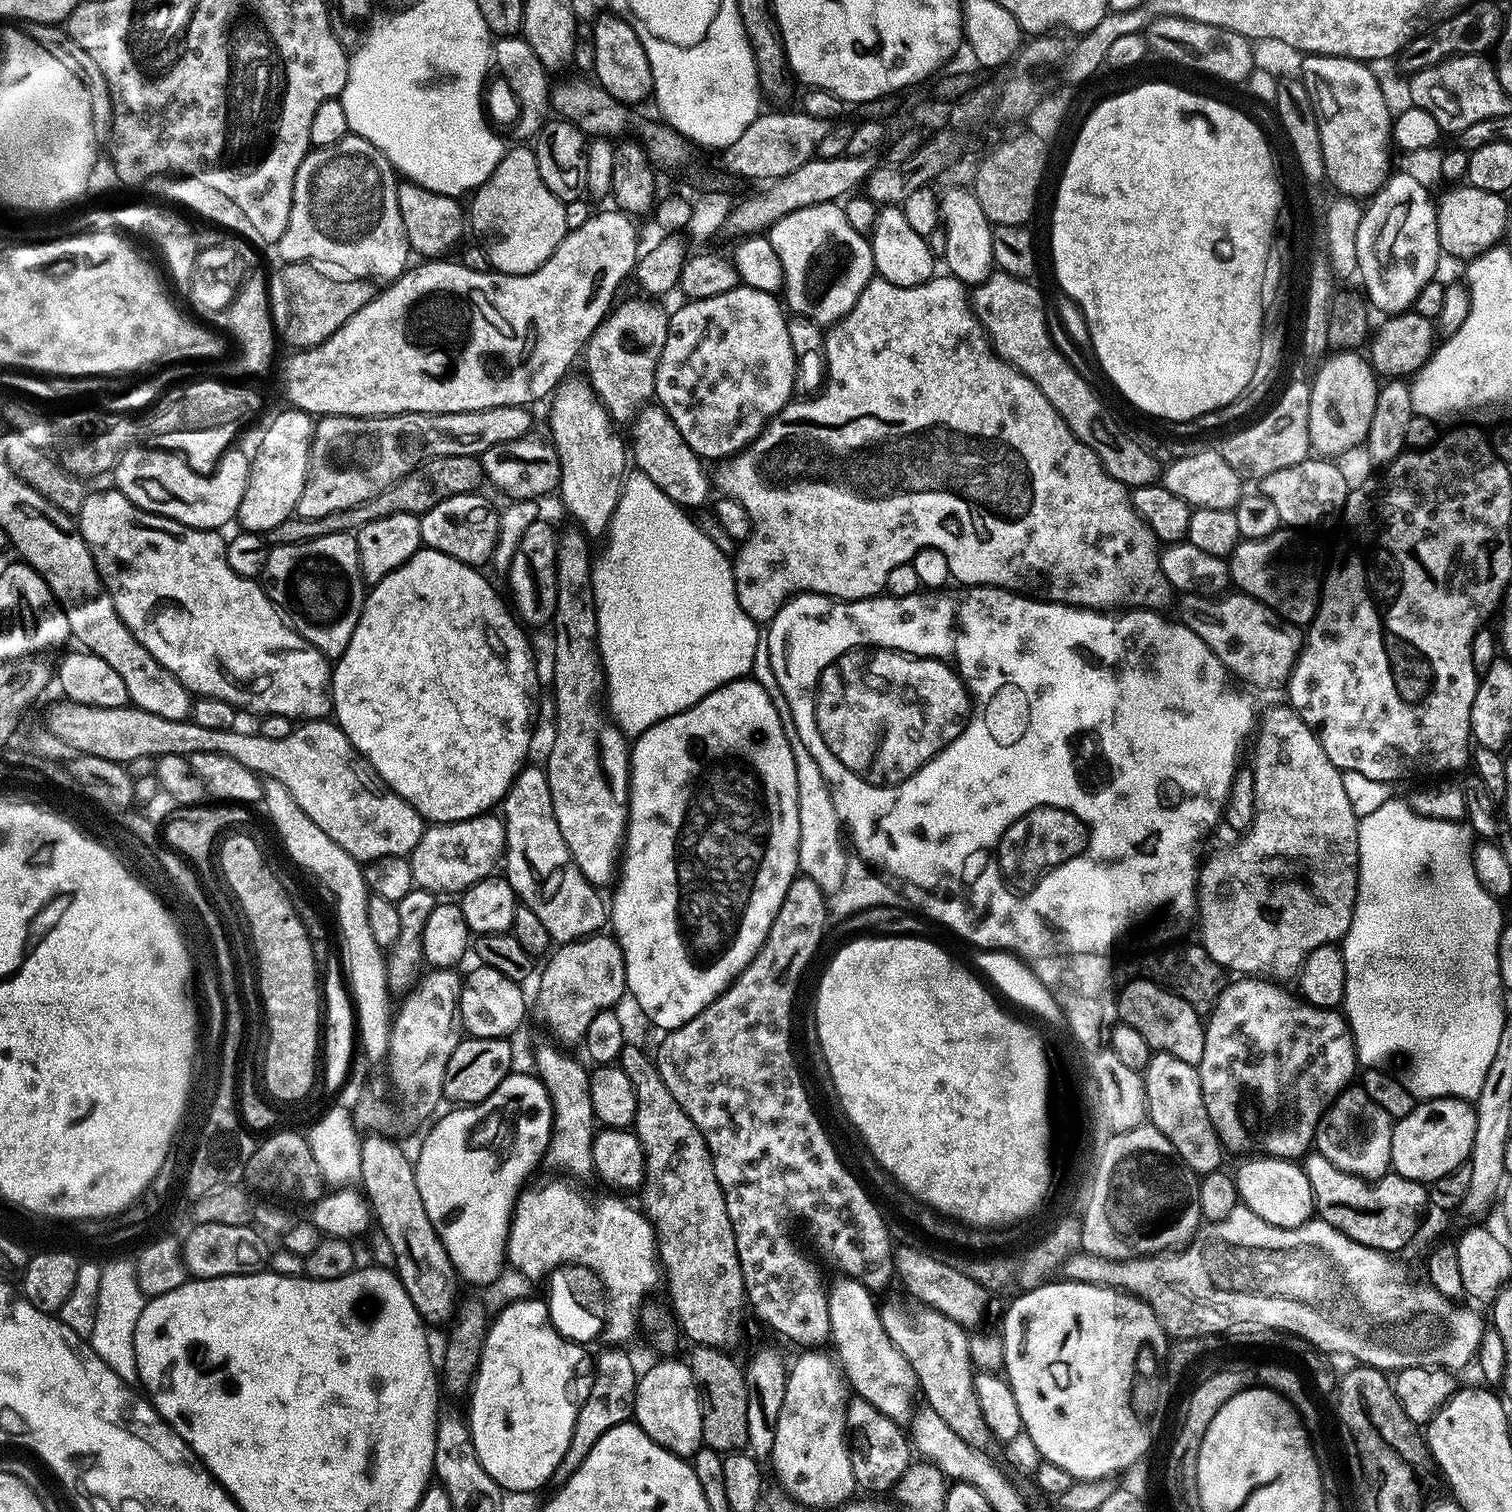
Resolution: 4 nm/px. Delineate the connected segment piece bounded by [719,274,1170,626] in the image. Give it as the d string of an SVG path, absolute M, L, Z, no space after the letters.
M951 274L940 275L933 275L931 280L918 286L894 286L894 282L886 282L879 278L872 279L866 286L866 290L862 290L858 302L854 302L852 309L842 319L836 321L835 324L827 329L824 338L826 383L819 395L815 398L800 398L795 402L789 402L777 416L773 416L768 421L767 426L762 429L760 435L752 441L749 447L745 448L742 452L737 452L735 456L731 457L721 467L725 468L720 472L721 489L719 491L723 495L737 500L746 510L746 514L750 514L750 522L752 523L750 538L743 541L742 544L744 552L738 553L732 560L732 573L734 574L734 582L736 583L738 606L742 606L742 610L746 610L746 614L751 620L756 621L757 625L764 626L776 617L780 607L793 594L816 592L819 596L831 596L834 600L871 600L873 596L879 596L885 591L886 578L890 574L890 570L894 570L894 566L902 566L911 562L914 554L918 554L918 550L933 548L934 550L942 550L942 554L946 554L946 562L950 562L950 577L953 581L957 580L955 583L960 586L1006 588L1015 590L1029 598L1046 600L1049 604L1071 604L1078 608L1090 608L1093 610L1116 610L1121 606L1127 606L1128 608L1150 608L1153 610L1163 609L1163 604L1168 600L1170 585L1160 565L1158 541L1150 530L1150 526L1146 526L1144 519L1133 510L1129 489L1125 488L1122 482L1115 480L1110 473L1105 472L1098 454L1094 454L1094 450L1090 450L1090 446L1083 444L1070 431L1064 419L1058 414L1058 410L1054 410L1054 406L1050 406L1049 400L1046 399L1046 394L1042 394L1042 390L1038 390L1038 386L1034 386L1034 382L1030 382L1030 378L1022 375L1017 368L1010 367L1006 361L1001 360L992 351L988 337L984 334L984 327L980 325L978 318L972 312L970 292L966 285Z

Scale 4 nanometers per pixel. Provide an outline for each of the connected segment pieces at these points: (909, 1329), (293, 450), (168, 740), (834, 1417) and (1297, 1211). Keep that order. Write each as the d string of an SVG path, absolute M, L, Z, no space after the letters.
M888 1300L879 1305L880 1321L894 1346L914 1370L919 1391L924 1391L923 1403L943 1420L970 1446L987 1449L994 1437L980 1417L980 1407L974 1383L974 1365L968 1349L969 1333L965 1325L946 1318L938 1310L921 1304L919 1300Z
M289 407L288 412L280 412L268 424L268 429L260 436L260 445L250 456L248 466L248 481L246 482L246 494L242 494L242 502L238 506L236 515L241 529L246 532L258 532L266 534L286 522L296 510L296 503L302 494L302 486L308 477L308 455L312 453L312 429L314 420L307 412L299 408Z
M331 719L310 720L293 727L286 738L266 738L252 732L240 732L241 730L206 730L199 728L197 724L182 720L148 720L148 744L160 744L156 748L157 757L162 756L188 756L194 752L221 752L246 766L252 772L261 777L277 780L290 790L294 802L302 806L306 818L314 822L325 834L330 834L346 854L350 854L355 860L367 862L377 860L383 856L408 856L418 846L426 827L423 816L419 816L410 806L410 802L403 800L400 795L392 790L370 766L370 762L355 746L346 738L339 724Z
M824 1350L801 1351L804 1353L796 1361L791 1361L770 1457L783 1491L810 1510L835 1509L851 1501L852 1491L858 1485L854 1456L846 1439L850 1385L839 1363L820 1351Z
M1256 1154L1253 1157L1253 1160L1242 1161L1234 1171L1236 1189L1243 1207L1270 1222L1270 1226L1298 1227L1313 1219L1312 1191L1303 1167L1291 1159L1279 1156Z

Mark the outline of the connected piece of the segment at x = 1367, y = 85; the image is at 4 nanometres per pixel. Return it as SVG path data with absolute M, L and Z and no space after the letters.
M1308 54L1303 57L1299 75L1312 94L1318 118L1318 134L1322 138L1322 158L1327 183L1333 184L1337 193L1353 198L1368 198L1376 192L1390 175L1388 152L1392 134L1393 113L1388 113L1388 100L1380 80L1362 60L1351 60L1348 56L1321 56Z

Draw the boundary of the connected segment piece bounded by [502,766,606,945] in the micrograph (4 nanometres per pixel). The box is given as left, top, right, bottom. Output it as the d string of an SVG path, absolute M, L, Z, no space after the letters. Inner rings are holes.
M525 766L514 778L510 790L502 801L502 819L504 821L504 843L506 851L502 856L502 864L508 867L506 879L516 892L519 903L526 905L534 914L538 914L542 926L546 926L546 934L557 945L571 944L573 940L582 940L601 931L606 924L606 900L599 896L597 885L589 882L572 861L570 850L566 846L566 838L562 838L562 830L558 830L558 822L554 818L554 802L550 798L550 782L548 773L543 767Z

